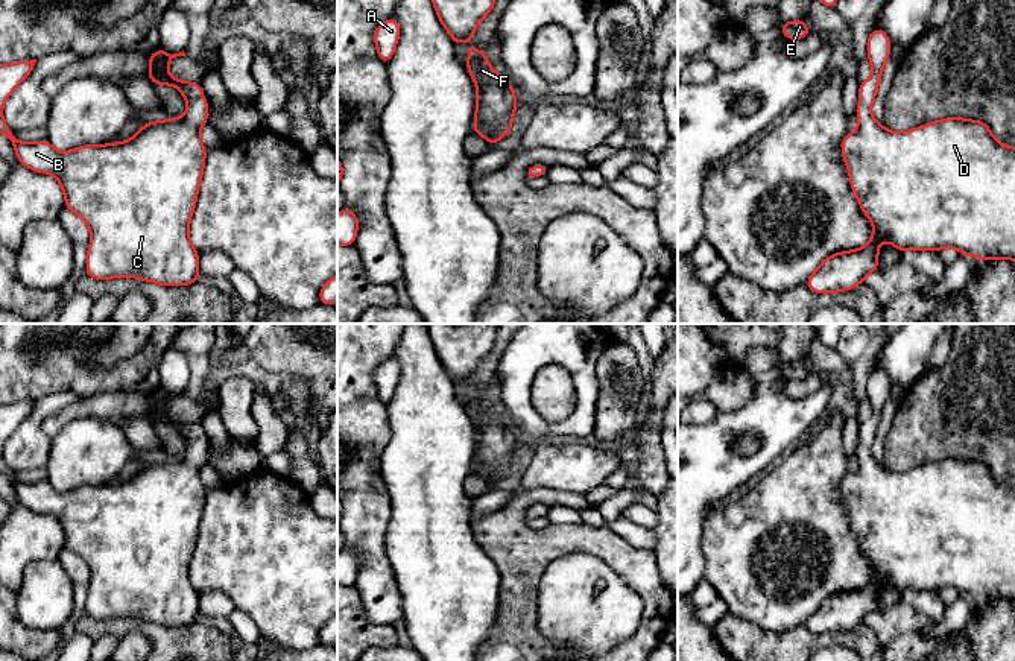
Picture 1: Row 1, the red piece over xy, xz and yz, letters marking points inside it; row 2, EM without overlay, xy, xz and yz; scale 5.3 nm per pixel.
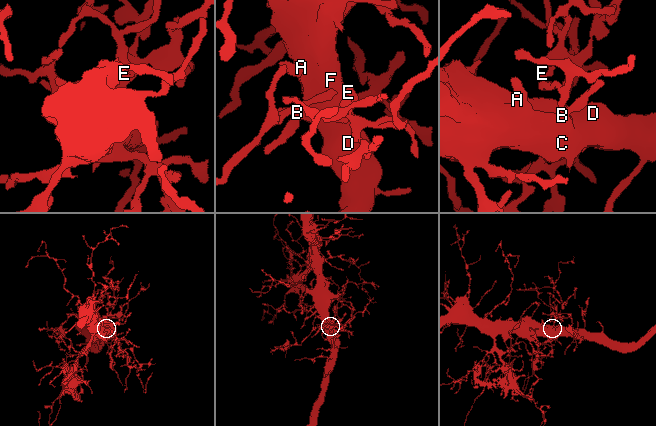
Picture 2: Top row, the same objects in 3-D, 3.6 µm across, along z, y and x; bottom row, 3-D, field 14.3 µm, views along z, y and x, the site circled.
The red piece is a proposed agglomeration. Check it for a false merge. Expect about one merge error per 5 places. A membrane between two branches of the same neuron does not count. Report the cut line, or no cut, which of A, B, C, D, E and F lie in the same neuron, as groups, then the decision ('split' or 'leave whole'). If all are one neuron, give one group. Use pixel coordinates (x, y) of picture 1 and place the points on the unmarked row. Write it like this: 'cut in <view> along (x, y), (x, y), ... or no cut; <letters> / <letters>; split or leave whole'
no cut; A B C D E F; leave whole

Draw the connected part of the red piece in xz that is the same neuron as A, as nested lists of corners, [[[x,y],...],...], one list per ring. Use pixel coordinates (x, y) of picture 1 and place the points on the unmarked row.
[[[391,357],[384,360],[375,371],[374,371],[374,383],[378,392],[378,398],[387,404],[395,392],[400,378],[400,365],[398,362]]]

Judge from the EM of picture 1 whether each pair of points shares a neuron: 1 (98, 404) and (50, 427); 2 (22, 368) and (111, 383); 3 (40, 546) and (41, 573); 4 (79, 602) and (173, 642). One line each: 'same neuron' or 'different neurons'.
1: same neuron
2: same neuron
3: different neurons
4: different neurons

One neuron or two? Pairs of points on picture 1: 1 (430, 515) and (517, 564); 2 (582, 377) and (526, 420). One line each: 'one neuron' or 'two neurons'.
1: two neurons
2: one neuron

